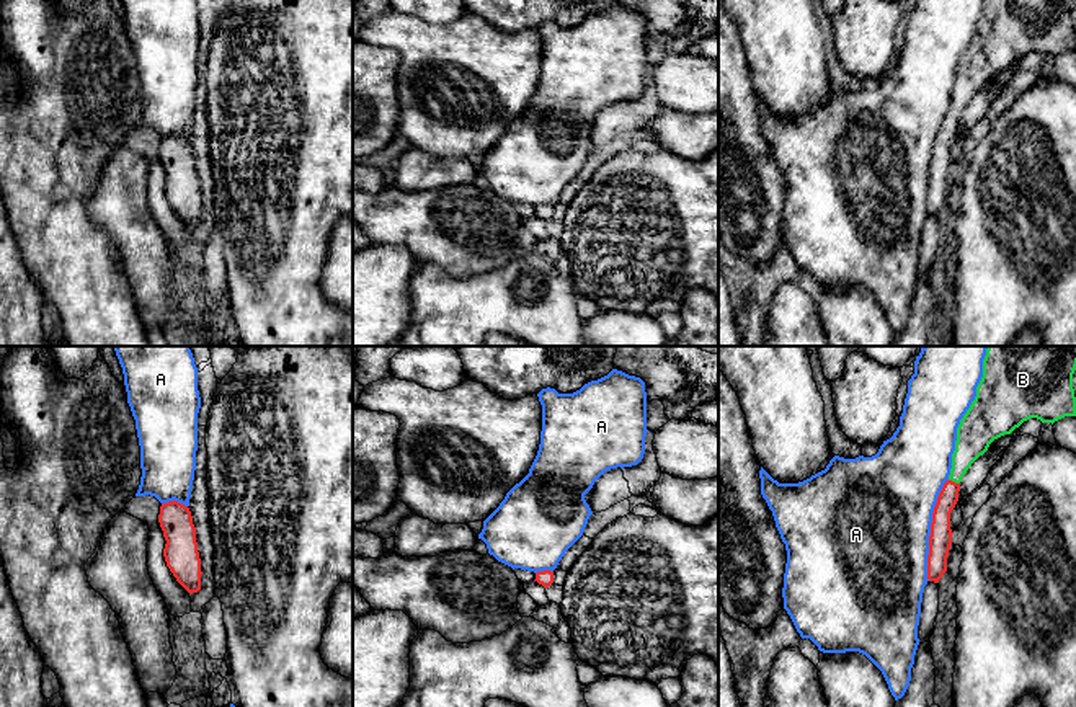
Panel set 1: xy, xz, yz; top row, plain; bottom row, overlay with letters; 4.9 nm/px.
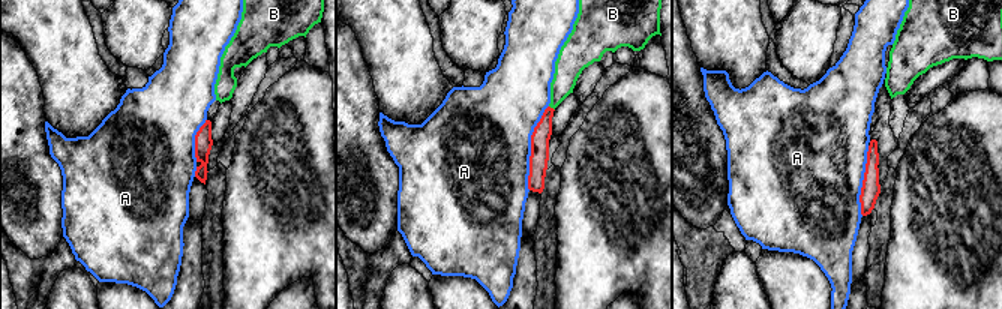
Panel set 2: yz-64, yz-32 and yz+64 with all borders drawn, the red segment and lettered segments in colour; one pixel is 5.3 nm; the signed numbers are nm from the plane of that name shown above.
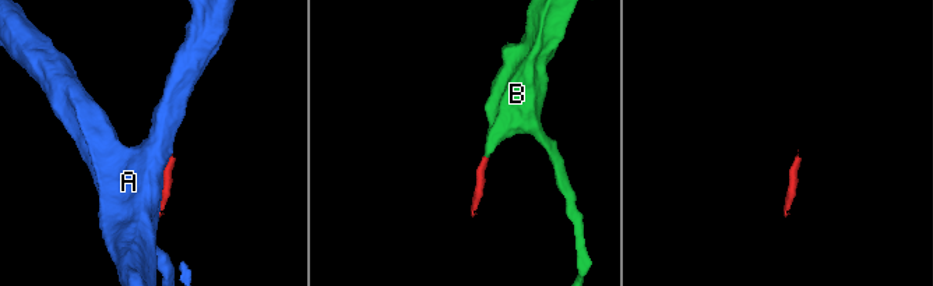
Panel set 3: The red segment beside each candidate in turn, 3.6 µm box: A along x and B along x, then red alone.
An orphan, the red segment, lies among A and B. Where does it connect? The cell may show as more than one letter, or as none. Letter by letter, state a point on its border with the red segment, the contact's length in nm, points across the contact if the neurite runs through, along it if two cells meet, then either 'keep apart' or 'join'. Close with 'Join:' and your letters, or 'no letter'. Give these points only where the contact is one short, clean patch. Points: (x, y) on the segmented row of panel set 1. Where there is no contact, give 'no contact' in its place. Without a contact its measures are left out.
A: yz (931, 529) | 500 nm | keep apart
B: yz (954, 482) | 60 nm | across yz (947, 498), (954, 482), (973, 436) | join
Join: B

